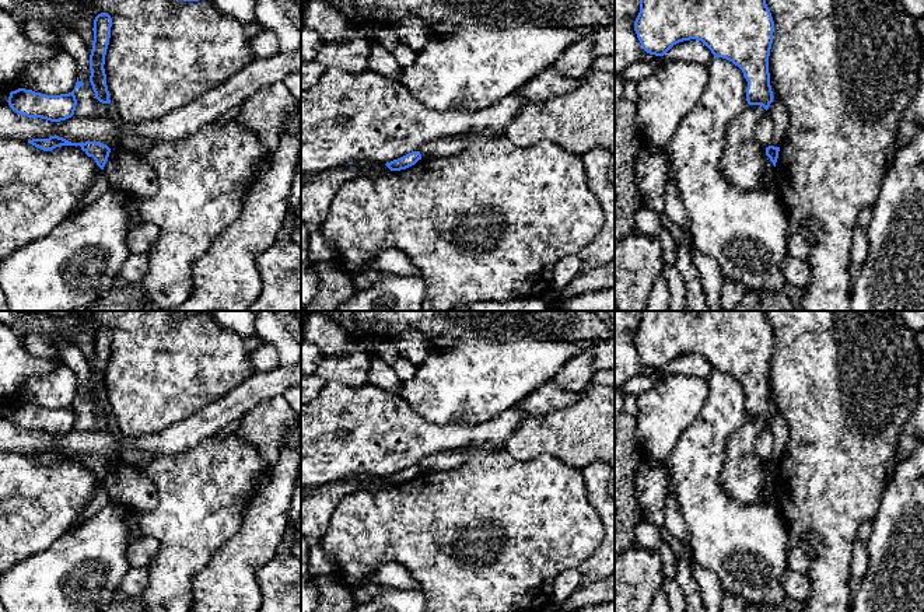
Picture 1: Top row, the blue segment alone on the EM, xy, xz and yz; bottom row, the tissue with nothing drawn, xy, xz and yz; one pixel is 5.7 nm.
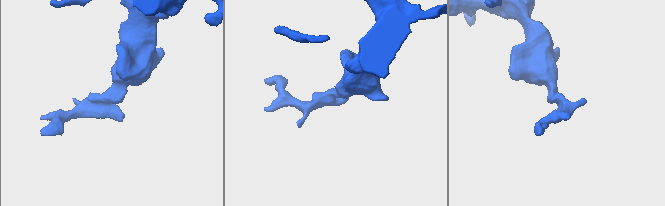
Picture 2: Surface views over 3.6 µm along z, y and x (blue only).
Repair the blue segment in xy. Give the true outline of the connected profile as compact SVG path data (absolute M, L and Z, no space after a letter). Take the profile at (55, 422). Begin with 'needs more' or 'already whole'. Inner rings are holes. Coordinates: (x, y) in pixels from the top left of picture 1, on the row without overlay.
already whole | M18 402L10 406L7 416L20 429L42 431L50 436L71 431L77 419L74 403L69 408L46 409L32 403Z

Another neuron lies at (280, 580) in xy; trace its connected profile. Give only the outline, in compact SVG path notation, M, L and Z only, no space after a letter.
M276 555L258 571L262 604L258 612L301 612L301 557Z

